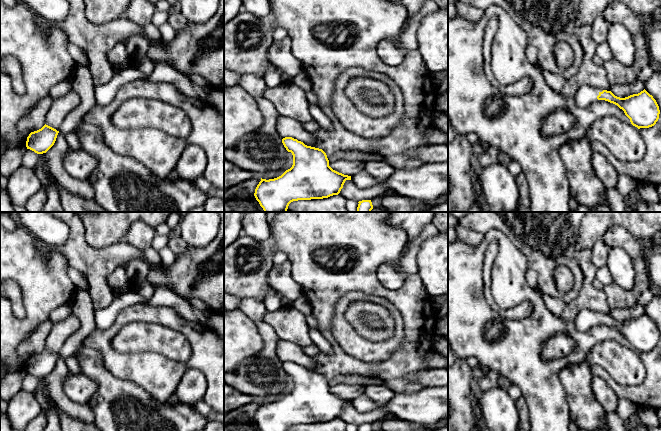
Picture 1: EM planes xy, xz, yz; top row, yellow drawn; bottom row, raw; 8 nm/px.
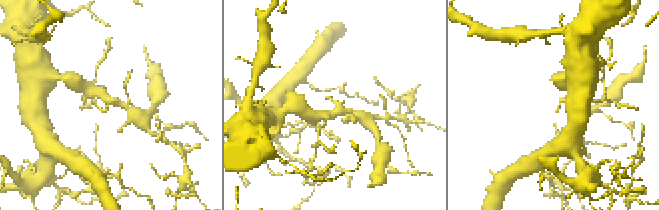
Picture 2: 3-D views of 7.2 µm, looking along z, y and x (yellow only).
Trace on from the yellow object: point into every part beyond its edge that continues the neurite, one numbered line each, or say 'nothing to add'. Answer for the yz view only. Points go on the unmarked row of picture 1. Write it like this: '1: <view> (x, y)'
1: yz (586, 319)

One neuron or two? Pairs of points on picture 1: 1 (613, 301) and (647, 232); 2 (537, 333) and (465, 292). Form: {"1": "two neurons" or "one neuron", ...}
{"1": "two neurons", "2": "one neuron"}

